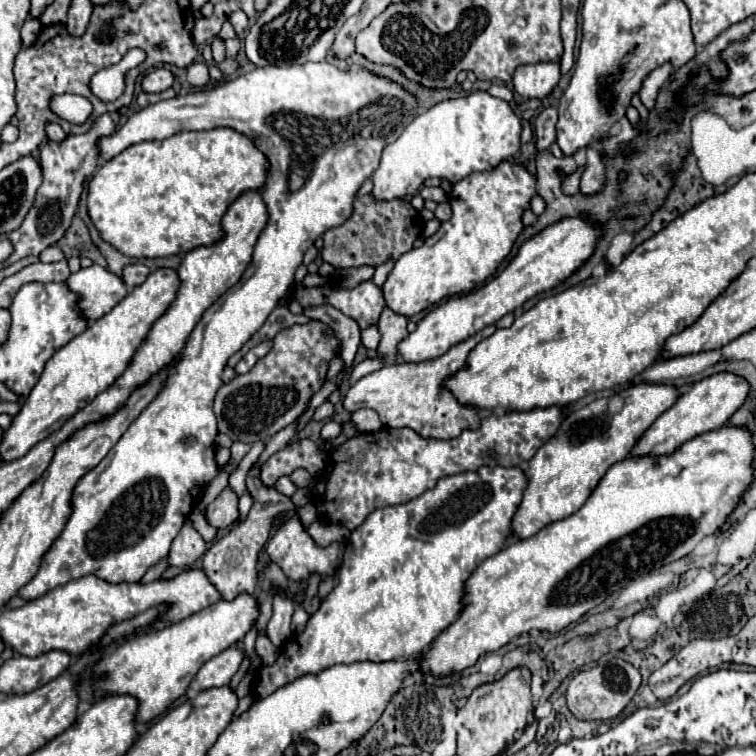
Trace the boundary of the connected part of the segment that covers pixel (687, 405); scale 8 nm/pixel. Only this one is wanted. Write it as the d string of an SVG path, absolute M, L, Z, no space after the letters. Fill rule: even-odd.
M719 372L719 374L707 376L699 382L695 382L689 392L681 394L679 400L653 422L653 426L641 436L641 440L637 442L637 446L633 448L631 454L633 456L671 454L683 442L687 442L703 432L721 428L723 424L727 424L731 414L745 402L747 390L749 390L749 386L747 386L745 378L739 378L737 374L727 374L727 372Z

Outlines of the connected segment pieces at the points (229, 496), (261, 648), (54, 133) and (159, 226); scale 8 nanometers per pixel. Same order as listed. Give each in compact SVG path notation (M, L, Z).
M227 486L209 506L207 506L207 520L215 526L215 528L227 528L233 522L237 522L239 518L239 510L237 510L237 500L239 496Z
M265 634L257 638L255 650L257 650L257 654L261 656L263 664L273 664L273 662L277 660L277 656L279 656L279 648L275 648L275 646L269 642L269 638L267 638Z
M49 122L49 124L45 126L45 134L47 134L49 140L55 140L55 142L61 142L61 140L67 136L57 122Z
M213 128L213 130L205 130L205 132L179 132L163 142L139 142L139 144L133 144L129 148L125 148L121 154L117 154L115 158L107 160L101 168L97 168L91 176L91 182L89 182L89 192L87 192L87 212L89 212L89 218L93 220L95 228L99 230L101 238L105 242L109 242L111 246L115 246L121 254L129 256L129 258L161 258L161 256L171 256L171 254L187 254L191 252L193 248L199 248L199 246L209 246L213 242L217 242L221 236L223 236L223 230L221 230L221 218L223 214L227 212L229 204L245 190L261 190L263 184L265 184L265 176L267 176L267 170L269 170L269 162L267 158L255 148L253 140L231 130L231 128Z

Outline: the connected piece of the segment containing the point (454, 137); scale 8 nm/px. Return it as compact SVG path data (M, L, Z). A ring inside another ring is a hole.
M473 90L465 96L443 100L421 112L403 134L383 150L381 164L373 174L373 196L377 200L393 200L415 194L421 184L431 178L447 178L451 184L473 172L493 170L499 162L519 152L521 120L511 106L489 92Z

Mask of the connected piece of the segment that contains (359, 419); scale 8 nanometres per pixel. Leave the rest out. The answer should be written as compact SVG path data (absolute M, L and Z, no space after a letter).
M363 408L363 410L357 410L351 414L351 422L355 424L357 430L361 430L361 434L367 434L367 432L377 432L383 424L377 416L375 410L369 410L369 408Z

